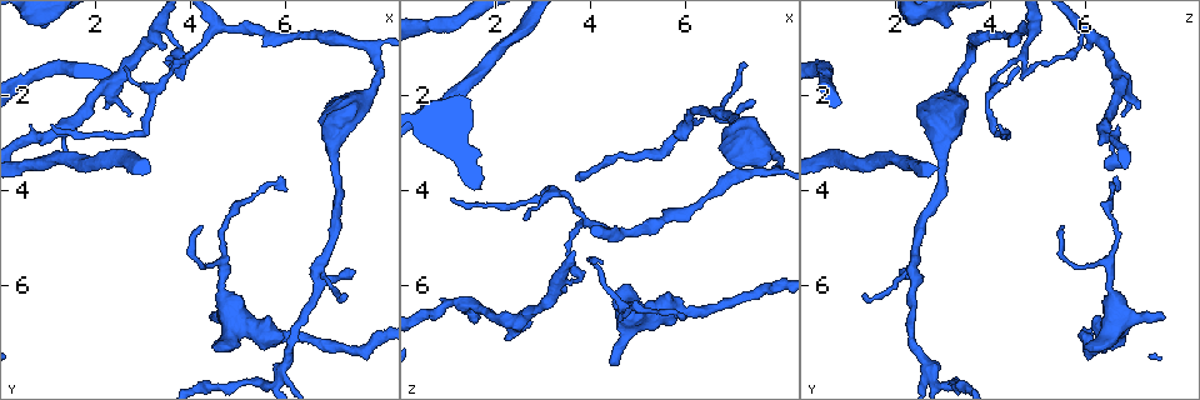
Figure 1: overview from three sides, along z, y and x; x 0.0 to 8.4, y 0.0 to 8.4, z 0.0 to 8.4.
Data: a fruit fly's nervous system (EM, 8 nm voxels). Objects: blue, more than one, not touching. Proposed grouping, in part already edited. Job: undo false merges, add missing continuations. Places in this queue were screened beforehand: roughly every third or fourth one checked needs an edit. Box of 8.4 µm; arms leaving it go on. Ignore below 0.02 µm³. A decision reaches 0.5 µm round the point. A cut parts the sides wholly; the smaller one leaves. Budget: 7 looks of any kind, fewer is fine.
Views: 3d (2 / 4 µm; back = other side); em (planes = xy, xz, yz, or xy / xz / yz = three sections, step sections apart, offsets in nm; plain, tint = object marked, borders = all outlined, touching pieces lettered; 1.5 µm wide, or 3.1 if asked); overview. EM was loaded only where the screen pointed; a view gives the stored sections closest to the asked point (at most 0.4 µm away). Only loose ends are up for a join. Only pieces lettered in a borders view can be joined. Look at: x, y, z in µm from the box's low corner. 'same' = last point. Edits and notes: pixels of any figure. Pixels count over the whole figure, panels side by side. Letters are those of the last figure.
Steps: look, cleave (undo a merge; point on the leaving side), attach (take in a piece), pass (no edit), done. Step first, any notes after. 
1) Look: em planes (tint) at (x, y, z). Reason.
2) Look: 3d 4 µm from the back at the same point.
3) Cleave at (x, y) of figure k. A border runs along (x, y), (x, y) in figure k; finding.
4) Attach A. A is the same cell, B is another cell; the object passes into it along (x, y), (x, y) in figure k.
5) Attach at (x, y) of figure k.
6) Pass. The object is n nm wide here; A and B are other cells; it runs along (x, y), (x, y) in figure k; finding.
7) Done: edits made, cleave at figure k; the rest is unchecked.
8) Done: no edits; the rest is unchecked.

Look: 3d 2 µm at (4.45, 6.70, 7.65). An open end.

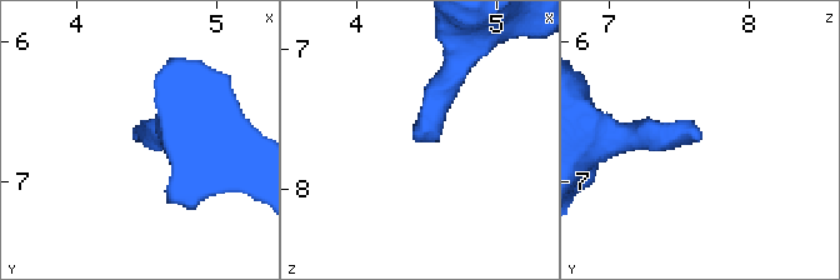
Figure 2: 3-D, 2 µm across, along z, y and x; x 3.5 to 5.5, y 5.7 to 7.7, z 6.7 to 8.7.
Look: em xy step 8 (tint) at (4.42, 6.70, 7.66). Shape alone is not enough.

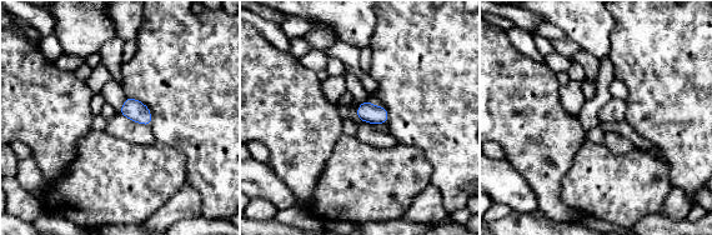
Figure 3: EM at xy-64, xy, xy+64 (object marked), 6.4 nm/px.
Look: em xz step 4 (borders) at the same point. Another direction.

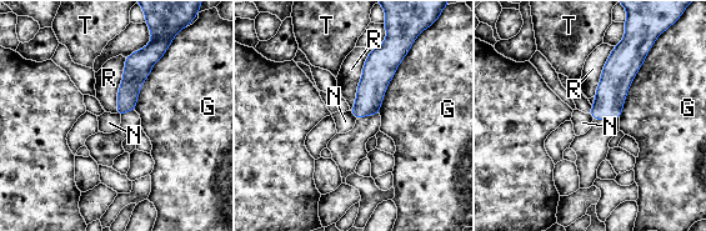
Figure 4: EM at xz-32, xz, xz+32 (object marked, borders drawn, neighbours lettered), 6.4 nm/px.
Attach N. N is the same cell, G, R and T are other cells; the object passes into it along (372, 85), (352, 115), (345, 121) in figure 4; it goes on there.

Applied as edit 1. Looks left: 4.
Look: 3d 4 µm at (1.05, 2.65, 4.20). Free end.

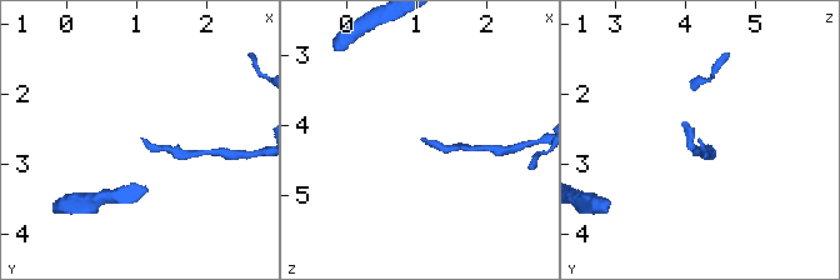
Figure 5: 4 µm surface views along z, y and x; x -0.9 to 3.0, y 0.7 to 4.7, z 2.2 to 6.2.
Look: em xz step 4 (borders) at (1.10, 2.65, 4.15). Shape alone is not enough.

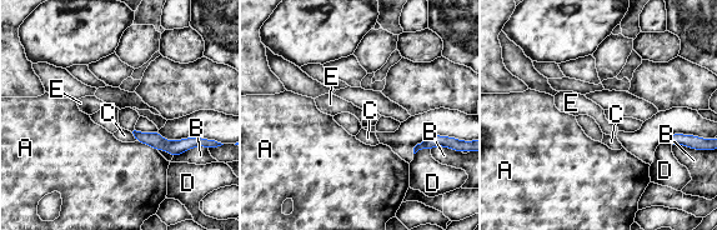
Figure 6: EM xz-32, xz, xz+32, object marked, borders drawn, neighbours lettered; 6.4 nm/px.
Pass. A, B, C, D and E are other cells; a border runs along (131, 133), (136, 140) in figure 6; none of them fits.

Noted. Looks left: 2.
Look: 3d 2 µm from the back at (6.25, 0.80, 4.30). Narrows sharply.

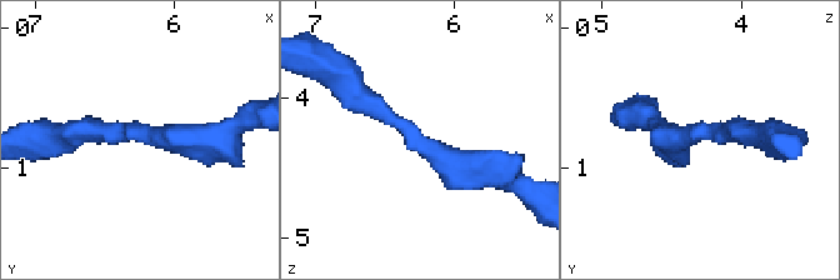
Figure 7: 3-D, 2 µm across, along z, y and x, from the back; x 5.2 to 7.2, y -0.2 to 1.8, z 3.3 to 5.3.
Look: em planes (borders) at (6.26, 0.74, 4.30). The arms are 200, 240 nm wide; need the tissue.

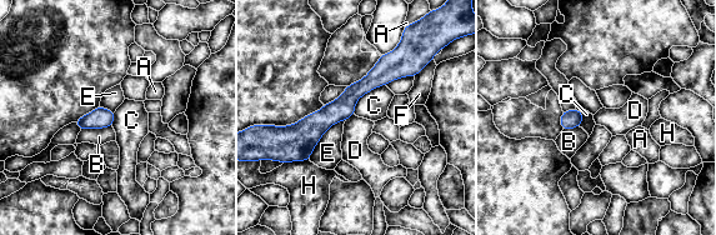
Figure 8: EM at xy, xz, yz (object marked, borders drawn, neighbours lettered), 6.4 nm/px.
Pass. A, B, C, D, E, F and H are other cells; it runs along (405, 73), (376, 76), (306, 133), (269, 133) in figure 8; one neuron here.

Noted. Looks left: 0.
Done: edits made, attach at figure 4; the rest is unchecked.

